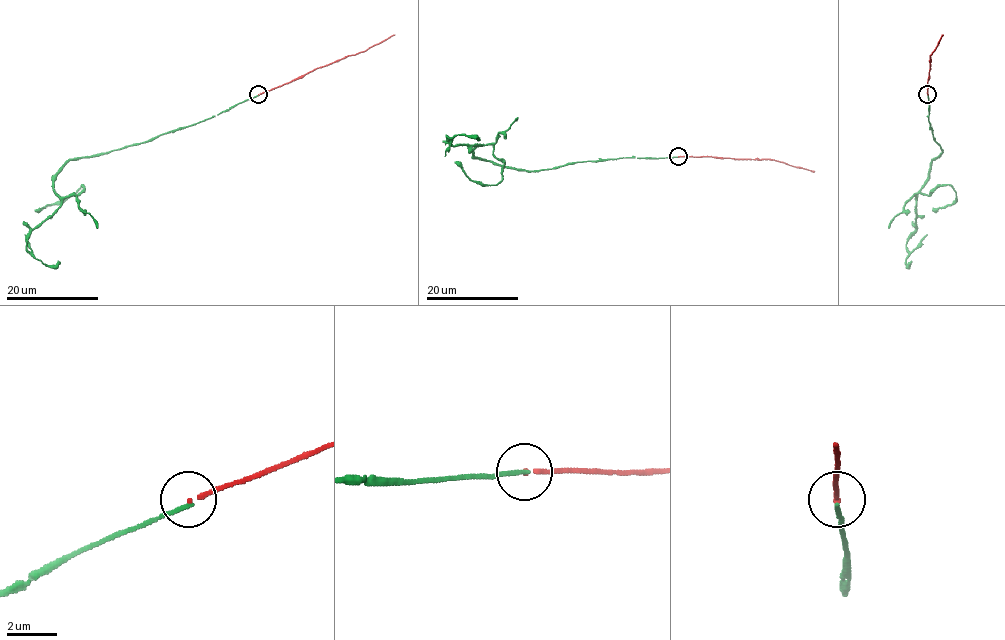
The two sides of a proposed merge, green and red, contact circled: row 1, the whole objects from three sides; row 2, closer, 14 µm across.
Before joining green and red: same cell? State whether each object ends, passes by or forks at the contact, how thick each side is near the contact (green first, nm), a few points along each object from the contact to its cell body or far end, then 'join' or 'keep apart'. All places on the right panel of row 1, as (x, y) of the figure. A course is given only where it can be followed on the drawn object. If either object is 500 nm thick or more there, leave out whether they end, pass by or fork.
green ends; red ends; calibres 160 and 160 nm; course green (927, 95), (928, 121), (942, 150), (916, 197), (949, 184), (956, 192), (952, 202), (932, 209); course red (927, 94), (931, 55), (943, 34); keep apart

